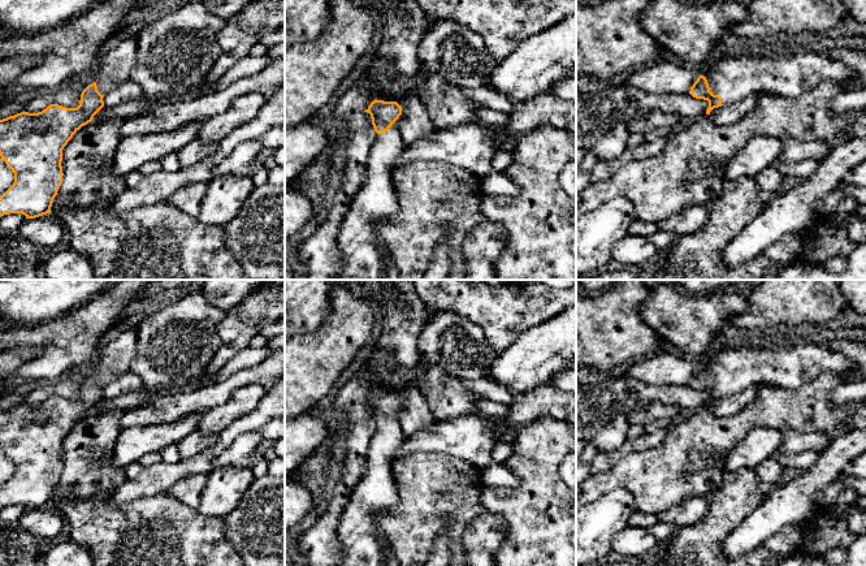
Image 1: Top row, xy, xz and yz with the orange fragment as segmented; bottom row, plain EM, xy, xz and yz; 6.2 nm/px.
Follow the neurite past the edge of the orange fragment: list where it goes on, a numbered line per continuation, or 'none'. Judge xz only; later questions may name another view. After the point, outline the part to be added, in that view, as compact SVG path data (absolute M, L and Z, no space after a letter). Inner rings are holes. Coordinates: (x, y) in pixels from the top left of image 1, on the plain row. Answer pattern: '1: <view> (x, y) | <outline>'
1: xz (360, 539) | M399 410L387 423L376 427L376 433L371 440L367 453L365 472L345 505L337 528L337 537L341 543L338 566L384 566L382 532L374 522L374 515L395 506L398 501L398 491L391 466L398 457L398 450L407 442L398 416Z

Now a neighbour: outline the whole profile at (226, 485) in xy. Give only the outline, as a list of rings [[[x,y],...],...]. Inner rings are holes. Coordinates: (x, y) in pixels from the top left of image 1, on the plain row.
[[[237,466],[212,468],[207,478],[196,510],[203,515],[220,518],[235,509],[255,480],[251,467]]]

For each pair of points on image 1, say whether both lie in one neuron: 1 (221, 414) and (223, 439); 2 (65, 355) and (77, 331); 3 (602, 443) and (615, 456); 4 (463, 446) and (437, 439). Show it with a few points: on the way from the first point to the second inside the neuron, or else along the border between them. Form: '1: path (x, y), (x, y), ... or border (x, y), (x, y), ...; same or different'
1: border (247, 413), (230, 422), (216, 436); different
2: path (65, 349), (65, 345), (73, 337); same
3: border (627, 437), (618, 448), (598, 453); different
4: path (457, 440), (444, 439); same

